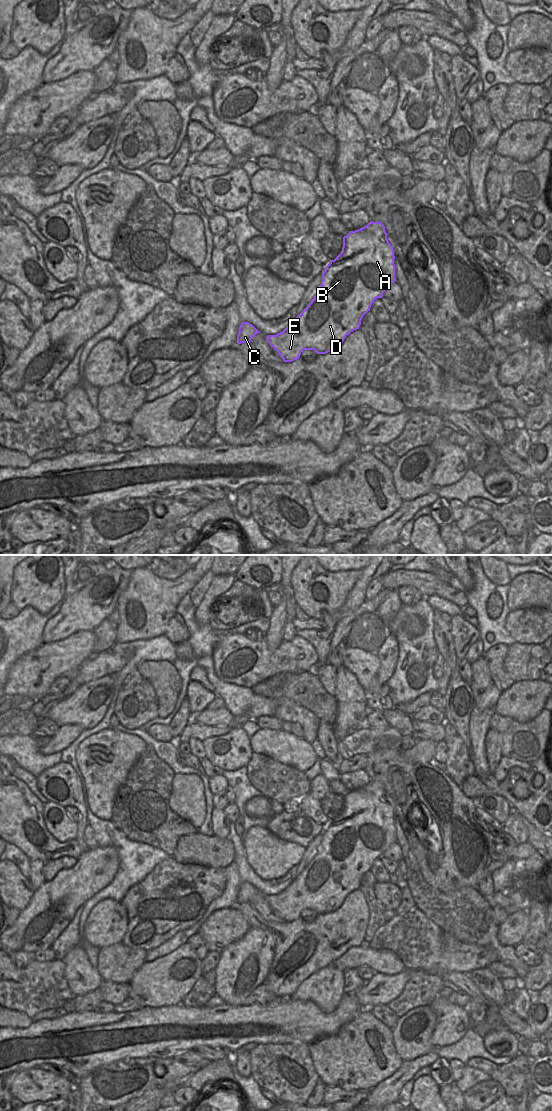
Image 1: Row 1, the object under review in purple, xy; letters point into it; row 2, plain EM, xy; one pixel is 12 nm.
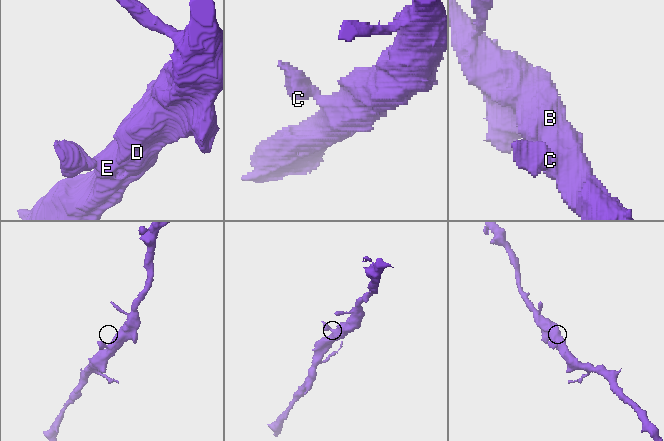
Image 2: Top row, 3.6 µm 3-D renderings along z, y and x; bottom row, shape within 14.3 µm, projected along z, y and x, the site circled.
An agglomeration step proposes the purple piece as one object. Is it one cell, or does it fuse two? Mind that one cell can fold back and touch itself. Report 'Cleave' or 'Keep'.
Keep

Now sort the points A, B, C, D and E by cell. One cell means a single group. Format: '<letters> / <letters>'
A B C D E

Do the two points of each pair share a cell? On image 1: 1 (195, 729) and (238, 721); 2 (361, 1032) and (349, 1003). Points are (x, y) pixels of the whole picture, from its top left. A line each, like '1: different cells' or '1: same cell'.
1: same cell
2: different cells

